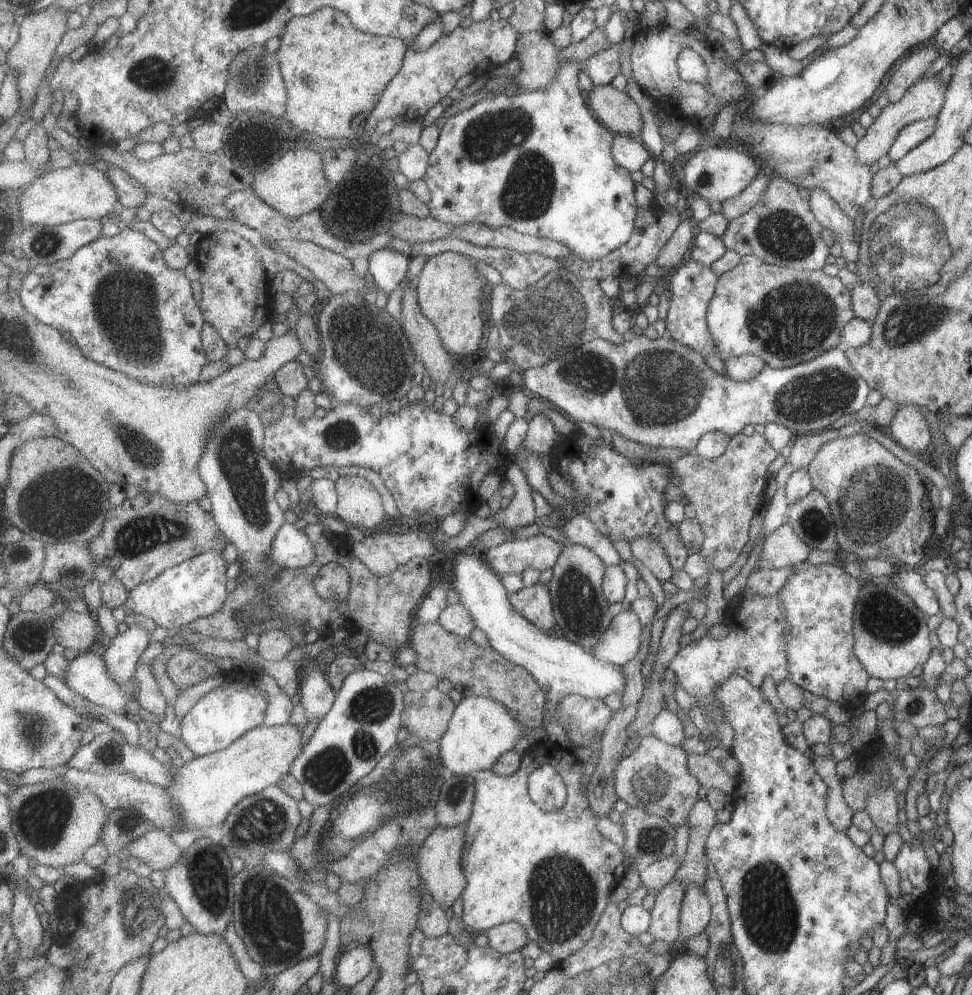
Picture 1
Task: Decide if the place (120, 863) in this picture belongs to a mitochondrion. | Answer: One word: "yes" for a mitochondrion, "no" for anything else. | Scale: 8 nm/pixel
no

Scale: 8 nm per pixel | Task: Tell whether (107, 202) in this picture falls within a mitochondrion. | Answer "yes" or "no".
no

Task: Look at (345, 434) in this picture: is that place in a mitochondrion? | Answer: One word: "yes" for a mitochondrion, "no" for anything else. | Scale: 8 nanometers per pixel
yes

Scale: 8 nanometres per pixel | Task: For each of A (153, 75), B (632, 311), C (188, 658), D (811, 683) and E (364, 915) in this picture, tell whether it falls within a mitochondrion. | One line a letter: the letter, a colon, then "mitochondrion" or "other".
A: mitochondrion
B: other
C: other
D: other
E: other

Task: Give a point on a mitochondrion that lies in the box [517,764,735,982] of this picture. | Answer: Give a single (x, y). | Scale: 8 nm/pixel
(564, 893)

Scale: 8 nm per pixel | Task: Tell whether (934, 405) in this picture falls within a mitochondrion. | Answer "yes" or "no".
no

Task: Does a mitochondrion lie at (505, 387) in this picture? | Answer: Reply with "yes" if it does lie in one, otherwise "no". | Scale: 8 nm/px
no

